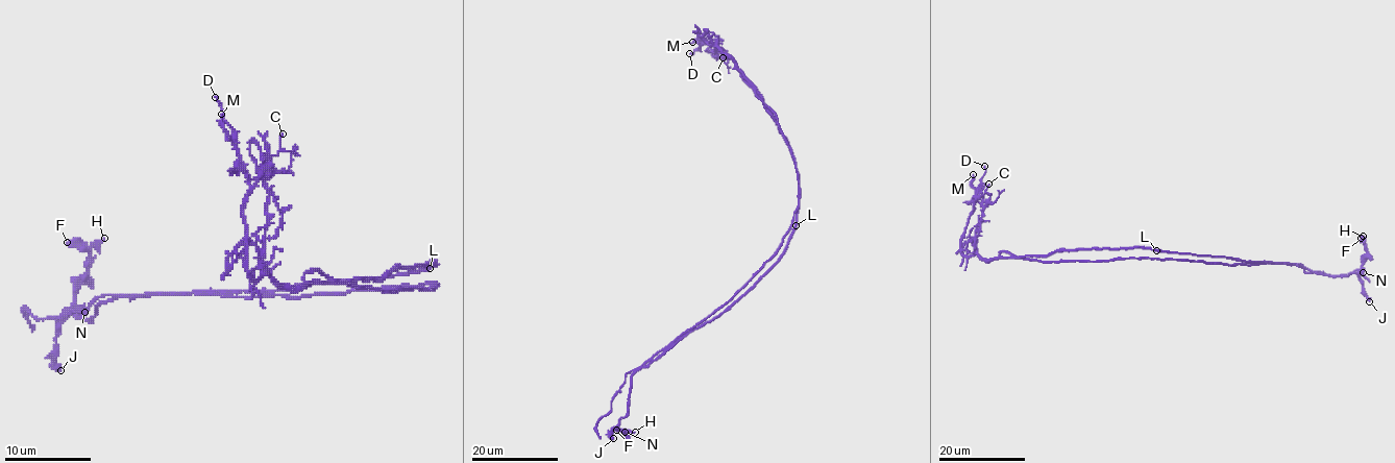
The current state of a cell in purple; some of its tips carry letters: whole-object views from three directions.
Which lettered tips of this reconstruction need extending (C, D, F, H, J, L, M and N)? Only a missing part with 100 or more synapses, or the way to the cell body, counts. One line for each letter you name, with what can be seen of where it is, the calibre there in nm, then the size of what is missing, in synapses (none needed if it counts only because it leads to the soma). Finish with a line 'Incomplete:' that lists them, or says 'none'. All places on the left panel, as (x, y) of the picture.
Incomplete: none

